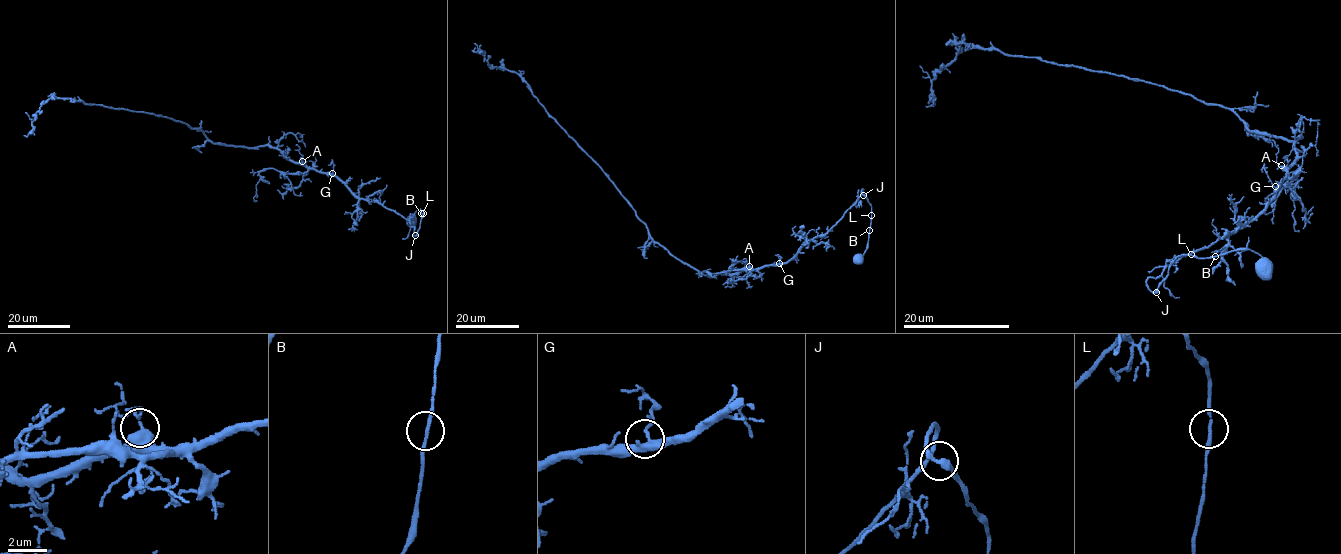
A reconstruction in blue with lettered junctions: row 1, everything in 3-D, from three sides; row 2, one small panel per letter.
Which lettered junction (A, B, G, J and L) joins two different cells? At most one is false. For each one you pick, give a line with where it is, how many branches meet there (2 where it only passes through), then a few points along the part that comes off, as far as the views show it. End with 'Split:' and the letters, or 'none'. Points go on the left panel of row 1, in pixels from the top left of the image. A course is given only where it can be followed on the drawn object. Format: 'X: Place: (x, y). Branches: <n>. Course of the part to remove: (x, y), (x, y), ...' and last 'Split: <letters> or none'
Split: none

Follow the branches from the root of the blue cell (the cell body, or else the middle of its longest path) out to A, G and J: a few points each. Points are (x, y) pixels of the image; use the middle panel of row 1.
A: (858, 258), (866, 250), (871, 217), (862, 189), (835, 224), (809, 239), (787, 262), (749, 266)
G: (858, 258), (866, 250), (871, 217), (871, 205), (862, 189), (825, 234), (809, 239), (790, 260), (779, 263)
J: (858, 258), (866, 250), (871, 217), (871, 205), (863, 195)

